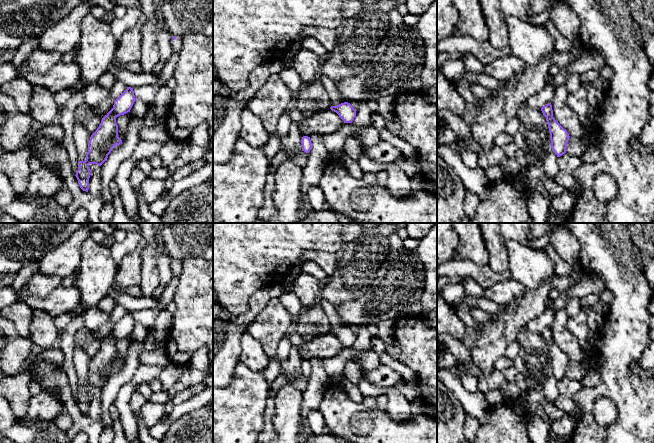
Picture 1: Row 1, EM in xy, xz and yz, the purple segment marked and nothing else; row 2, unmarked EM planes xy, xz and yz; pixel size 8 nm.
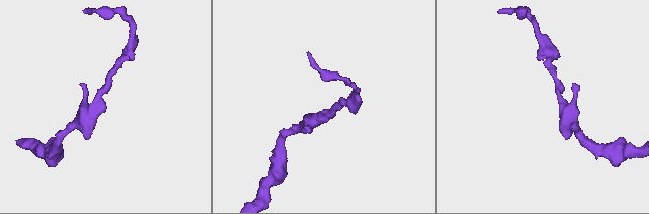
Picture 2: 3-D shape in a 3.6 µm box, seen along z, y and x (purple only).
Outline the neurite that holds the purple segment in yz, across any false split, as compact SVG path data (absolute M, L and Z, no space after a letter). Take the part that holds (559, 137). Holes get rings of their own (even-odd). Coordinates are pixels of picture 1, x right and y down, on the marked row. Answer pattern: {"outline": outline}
{"outline": "M551 102L541 108L543 115L546 117L550 132L550 140L552 151L557 157L562 156L567 151L567 143L569 141L569 134L553 117L553 110Z"}

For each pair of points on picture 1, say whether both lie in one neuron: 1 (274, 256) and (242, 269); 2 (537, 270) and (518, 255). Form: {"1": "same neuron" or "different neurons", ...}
{"1": "same neuron", "2": "same neuron"}

